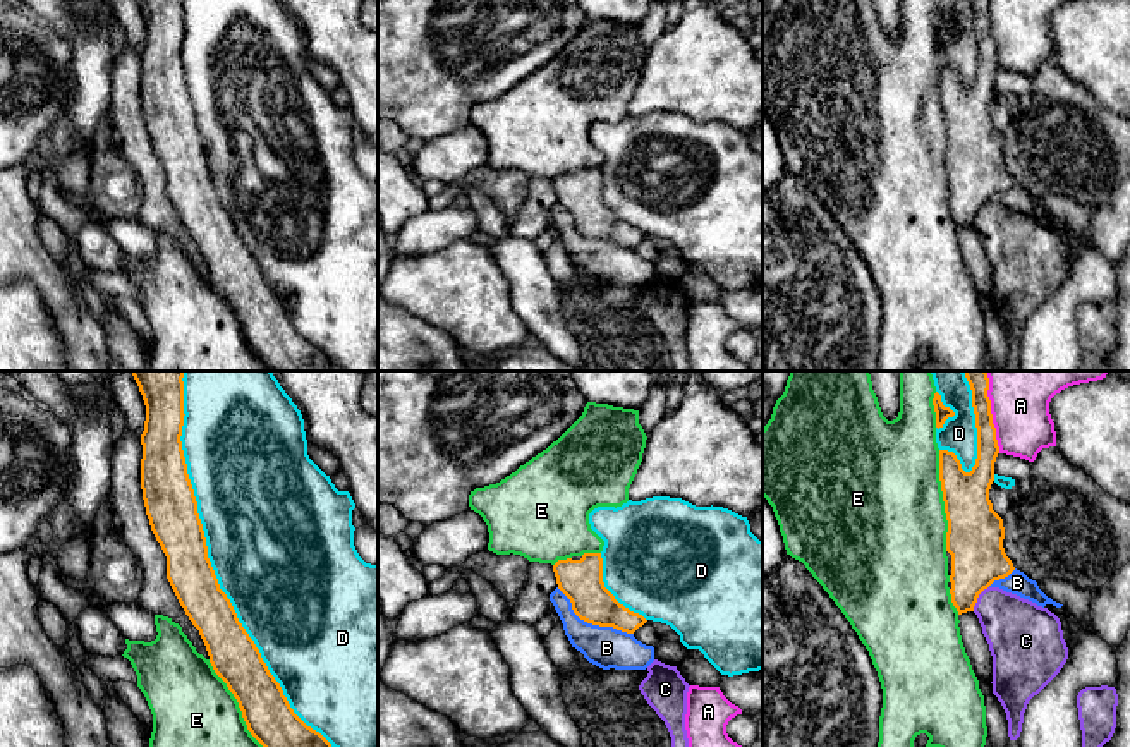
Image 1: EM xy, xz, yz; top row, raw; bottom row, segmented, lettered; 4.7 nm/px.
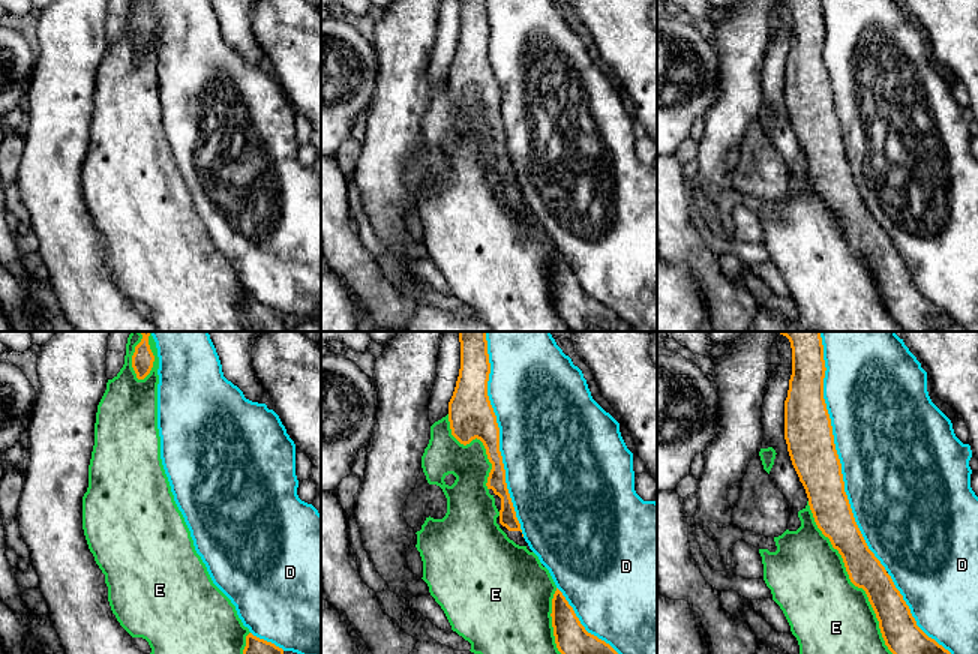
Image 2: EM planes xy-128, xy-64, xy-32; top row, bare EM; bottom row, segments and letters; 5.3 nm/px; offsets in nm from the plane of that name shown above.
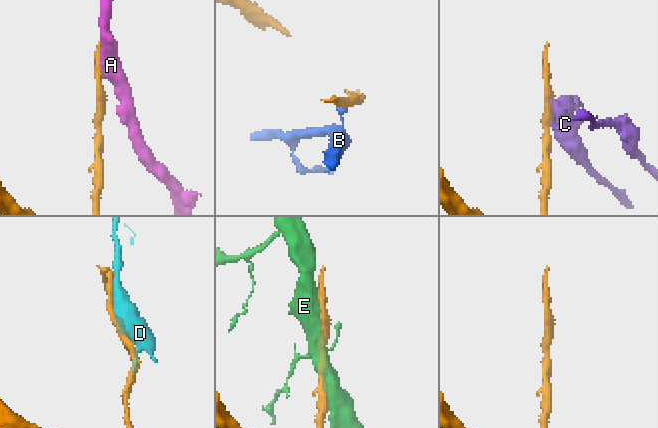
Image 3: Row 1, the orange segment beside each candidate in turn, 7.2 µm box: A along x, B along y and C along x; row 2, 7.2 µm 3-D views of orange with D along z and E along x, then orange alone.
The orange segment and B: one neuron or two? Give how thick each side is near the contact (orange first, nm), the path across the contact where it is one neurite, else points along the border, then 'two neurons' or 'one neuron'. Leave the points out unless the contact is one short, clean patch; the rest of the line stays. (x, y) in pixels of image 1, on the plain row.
200 nm thick on the orange side, 190 nm on the other; border along xz (557, 203), (581, 234), (632, 249); two neurons

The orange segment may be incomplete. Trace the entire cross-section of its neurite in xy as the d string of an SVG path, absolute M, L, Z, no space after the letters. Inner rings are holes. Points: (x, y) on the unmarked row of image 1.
M184 0L137 2L146 21L141 50L146 131L167 172L167 194L199 246L215 288L227 299L247 345L270 371L331 371L331 359L294 328L220 204L180 57Z

